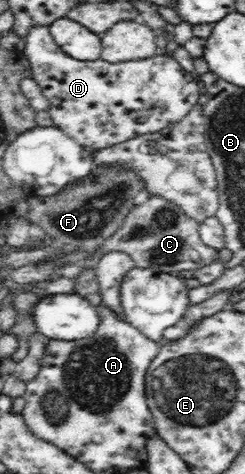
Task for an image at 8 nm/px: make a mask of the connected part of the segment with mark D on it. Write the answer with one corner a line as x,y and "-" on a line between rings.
32,26
28,30
22,56
29,62
31,78
38,83
42,95
50,103
49,116
54,127
93,153
108,146
122,144
132,138
154,134
166,129
170,124
182,121
182,118
193,110
203,92
197,77
180,67
171,55
158,53
152,58
117,63
106,62
101,58
81,61
62,50
48,26

